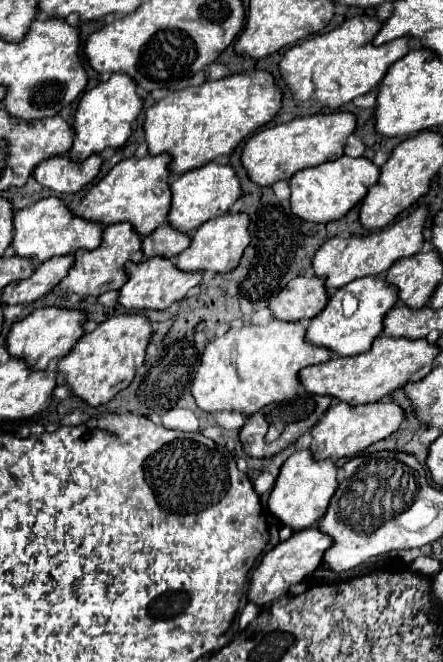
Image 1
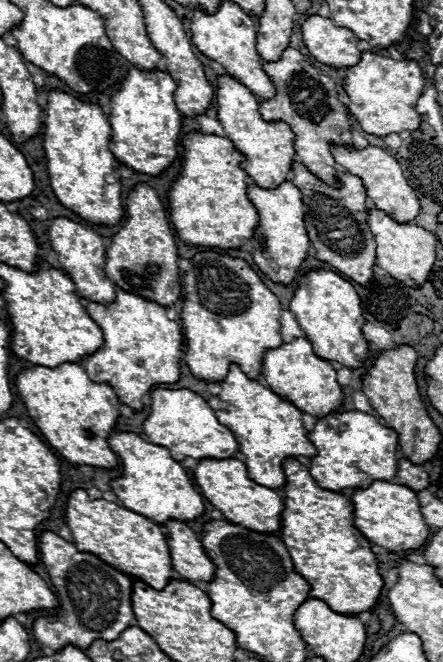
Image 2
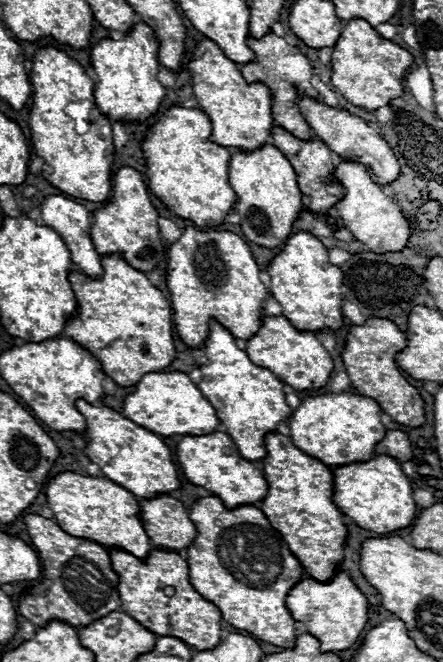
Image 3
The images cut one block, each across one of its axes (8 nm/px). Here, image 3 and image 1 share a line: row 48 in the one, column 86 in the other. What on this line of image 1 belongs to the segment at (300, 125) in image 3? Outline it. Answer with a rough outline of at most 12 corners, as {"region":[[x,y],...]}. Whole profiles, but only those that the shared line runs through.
{"region":[[128,222],[106,226],[102,244],[74,252],[56,296],[118,290],[124,264],[140,262],[140,238]]}

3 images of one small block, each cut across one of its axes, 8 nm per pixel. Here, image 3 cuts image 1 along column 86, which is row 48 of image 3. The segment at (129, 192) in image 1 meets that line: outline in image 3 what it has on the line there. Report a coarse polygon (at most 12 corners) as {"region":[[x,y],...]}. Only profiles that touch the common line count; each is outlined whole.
{"region":[[210,38],[190,58],[210,138],[252,152],[270,142],[272,100]]}

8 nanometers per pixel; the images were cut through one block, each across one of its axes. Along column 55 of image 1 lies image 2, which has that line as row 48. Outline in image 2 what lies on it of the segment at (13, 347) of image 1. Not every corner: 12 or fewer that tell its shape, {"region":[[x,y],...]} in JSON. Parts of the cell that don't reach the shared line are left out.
{"region":[[310,16],[308,52],[332,68],[354,66],[362,52],[348,28]]}

